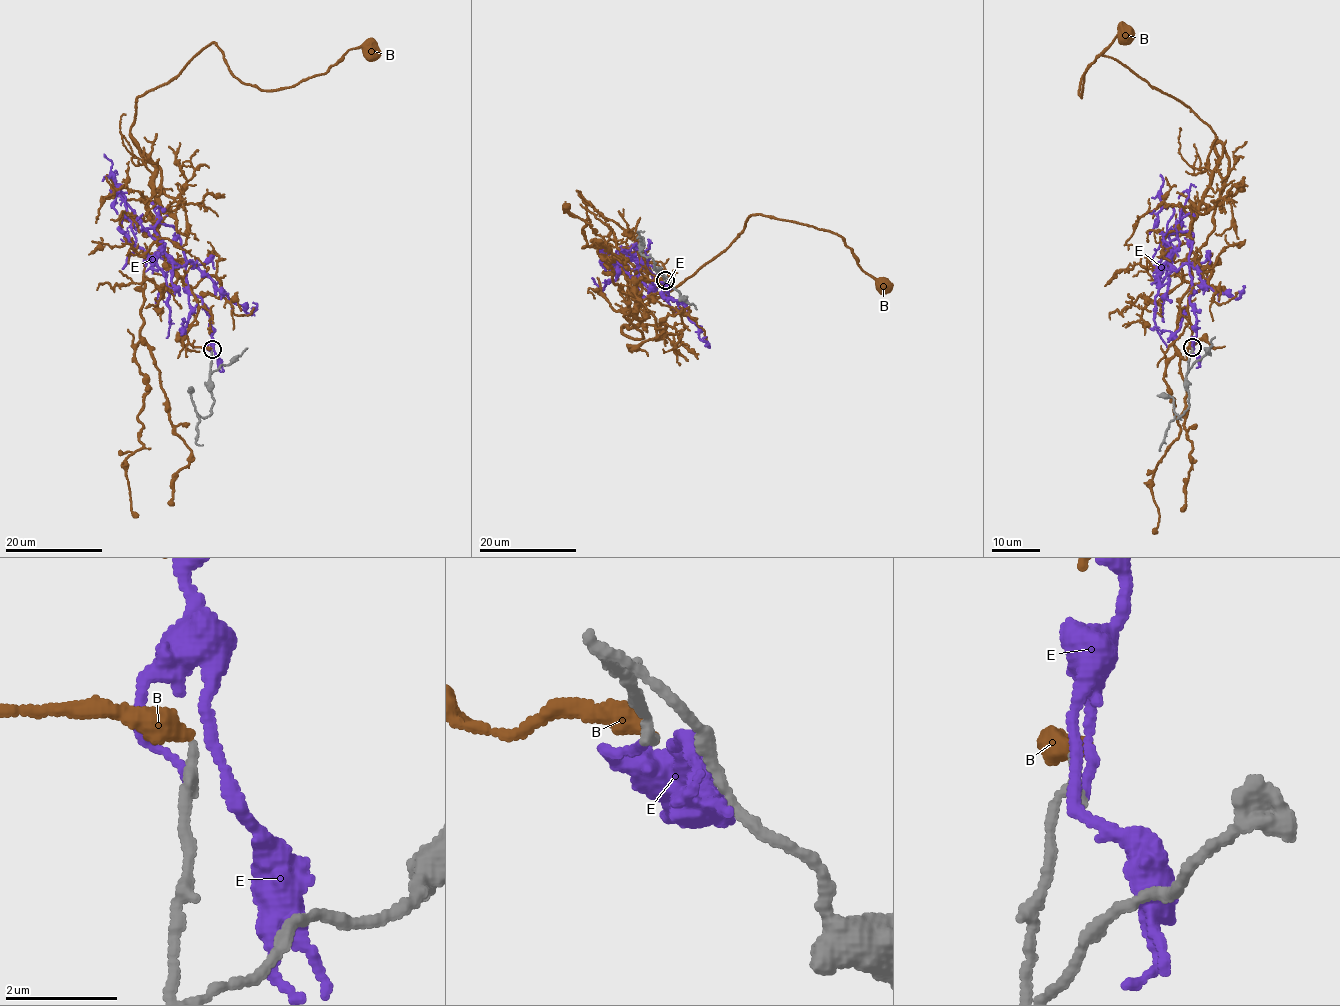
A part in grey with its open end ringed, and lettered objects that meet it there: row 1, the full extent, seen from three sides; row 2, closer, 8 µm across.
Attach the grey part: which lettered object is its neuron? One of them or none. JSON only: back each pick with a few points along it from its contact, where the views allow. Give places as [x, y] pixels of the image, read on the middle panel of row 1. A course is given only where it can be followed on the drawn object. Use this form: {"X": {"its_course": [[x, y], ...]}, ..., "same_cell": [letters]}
{"same_cell": []}

